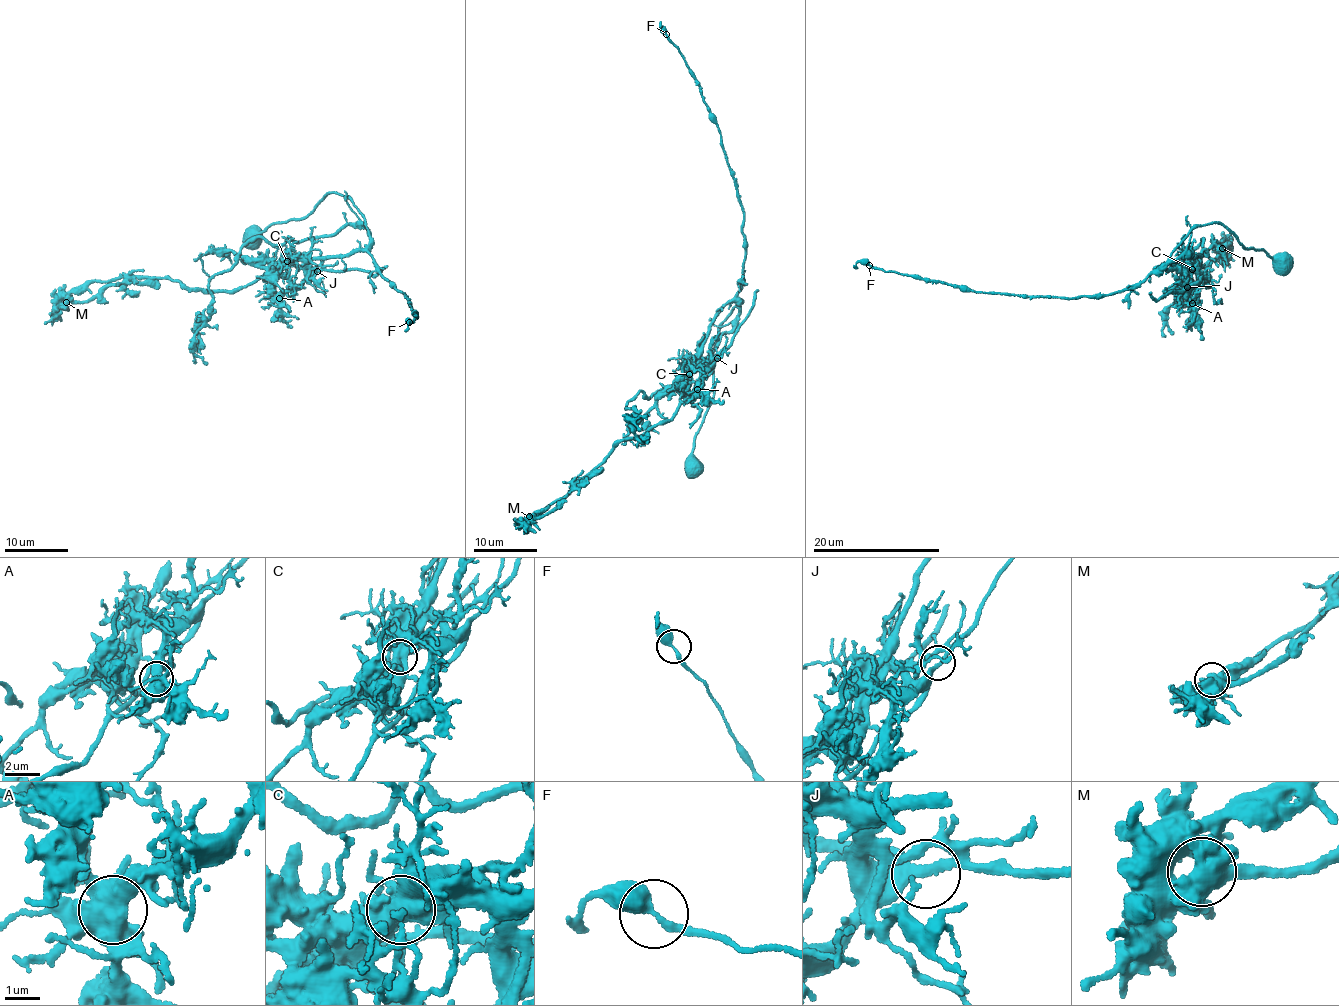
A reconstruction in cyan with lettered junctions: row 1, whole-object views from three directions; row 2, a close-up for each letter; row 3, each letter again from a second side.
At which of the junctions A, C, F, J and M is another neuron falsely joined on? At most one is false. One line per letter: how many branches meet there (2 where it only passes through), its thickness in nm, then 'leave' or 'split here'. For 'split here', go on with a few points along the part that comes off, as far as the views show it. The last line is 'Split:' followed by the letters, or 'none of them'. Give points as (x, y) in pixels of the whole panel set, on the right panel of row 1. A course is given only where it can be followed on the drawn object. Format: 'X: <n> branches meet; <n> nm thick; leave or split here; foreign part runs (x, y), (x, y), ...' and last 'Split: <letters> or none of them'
A: 3 branches meet; 500 nm thick; leave
C: 2 branches meet; 750 nm thick; split here; foreign part runs (1192, 268), (1211, 286), (1206, 284), (1209, 278), (1205, 272), (1222, 247), (1230, 250), (1215, 260)
F: 2 branches meet; 360 nm thick; leave
J: 2 branches meet; 320 nm thick; leave
M: 2 branches meet; 600 nm thick; leave
Split: C

